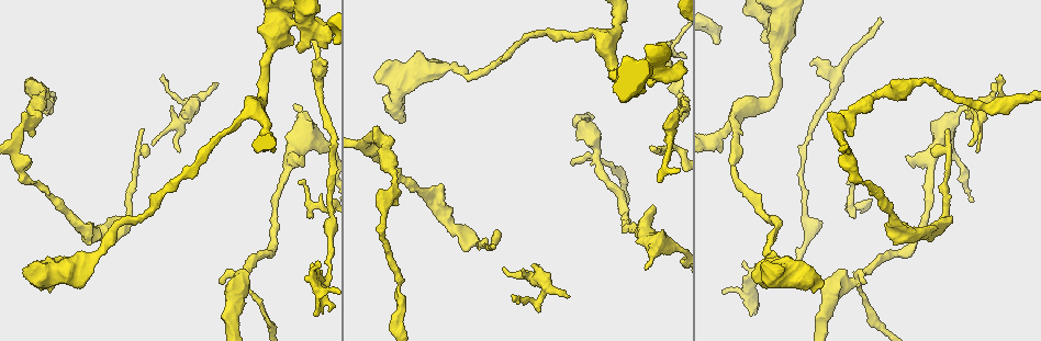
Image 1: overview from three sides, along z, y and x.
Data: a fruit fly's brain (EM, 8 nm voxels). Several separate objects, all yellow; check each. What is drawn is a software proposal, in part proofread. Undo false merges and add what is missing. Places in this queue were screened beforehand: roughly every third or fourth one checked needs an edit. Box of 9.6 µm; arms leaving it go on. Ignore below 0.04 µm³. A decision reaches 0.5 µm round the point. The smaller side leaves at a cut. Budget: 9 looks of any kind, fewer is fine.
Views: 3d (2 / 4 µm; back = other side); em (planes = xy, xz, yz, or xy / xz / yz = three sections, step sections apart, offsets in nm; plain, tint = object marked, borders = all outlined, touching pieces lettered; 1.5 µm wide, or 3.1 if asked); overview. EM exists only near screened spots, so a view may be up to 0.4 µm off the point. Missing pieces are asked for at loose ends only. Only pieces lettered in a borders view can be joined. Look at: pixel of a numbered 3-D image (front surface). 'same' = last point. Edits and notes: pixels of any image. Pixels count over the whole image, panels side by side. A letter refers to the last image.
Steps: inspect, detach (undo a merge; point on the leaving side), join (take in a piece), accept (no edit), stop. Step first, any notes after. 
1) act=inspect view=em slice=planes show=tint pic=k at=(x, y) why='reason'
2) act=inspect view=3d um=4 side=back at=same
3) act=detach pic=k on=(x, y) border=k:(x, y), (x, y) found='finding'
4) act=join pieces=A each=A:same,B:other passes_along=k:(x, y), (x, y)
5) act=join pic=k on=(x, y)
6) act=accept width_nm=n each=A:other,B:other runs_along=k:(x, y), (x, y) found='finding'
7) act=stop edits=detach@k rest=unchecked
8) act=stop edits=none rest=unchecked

act=inspect view=em slice=planes show=borders pic=1 at=(969, 146)

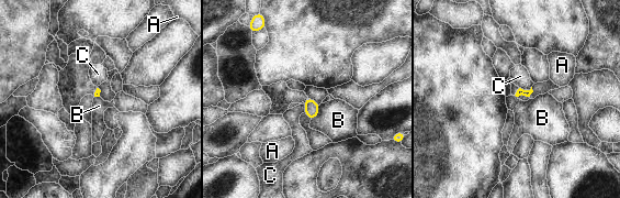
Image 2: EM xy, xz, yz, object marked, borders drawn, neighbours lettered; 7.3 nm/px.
act=accept each=A:other,B:other,C:other border=2:(320, 103), (318, 114), (311, 120) found='no lettered piece goes on from it'

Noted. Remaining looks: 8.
act=inspect view=3d um=2 pic=1 at=(661, 178) why='free end'

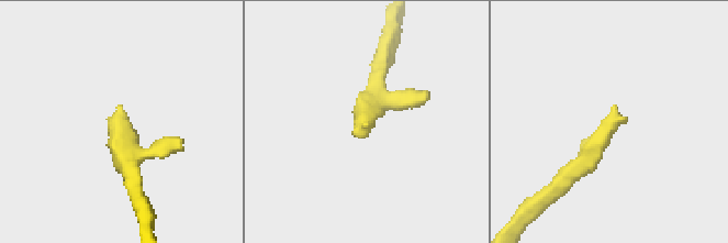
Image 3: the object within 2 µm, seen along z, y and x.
act=inspect view=em slice=planes show=borders pic=3 at=(122, 104) why='need the tissue'

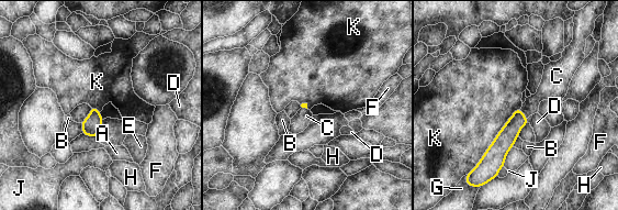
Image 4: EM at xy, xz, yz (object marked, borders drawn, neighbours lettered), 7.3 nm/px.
act=join pieces=C each=A:other,B:other,C:same,D:other,E:other,F:other,G:other,H:other,J:other,K:other passes_along=4:(504, 141), (523, 113), (548, 90) found='the neuron continues'

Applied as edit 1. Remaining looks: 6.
act=inspect view=overview

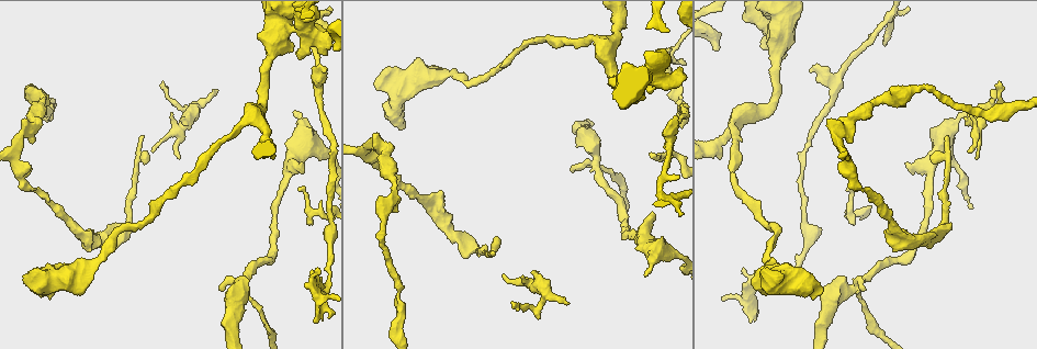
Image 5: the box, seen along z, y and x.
act=inspect view=em slice=planes show=borders pic=5 at=(293, 113) why='an open end'

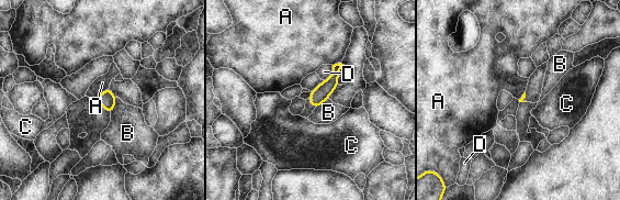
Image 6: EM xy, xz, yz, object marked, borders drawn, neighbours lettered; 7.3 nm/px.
act=accept longest_contact=B:140nm each=A:other,B:other,C:other,D:other runs_along=6:(338, 66), (333, 81), (315, 103) found='no lettered piece goes on from it'

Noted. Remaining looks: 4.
act=inspect view=em slice=planes show=borders pic=5 at=(596, 162) why='sharp bend'

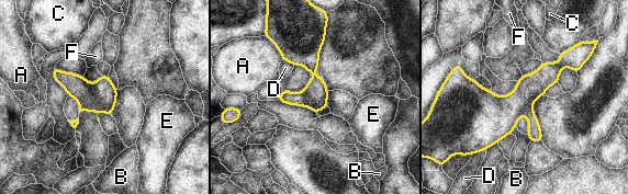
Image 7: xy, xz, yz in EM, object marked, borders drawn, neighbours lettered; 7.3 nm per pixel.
act=detach pic=7 on=(77, 87) width_nm=190 each=A:other,B:other,C:other,D:other,E:other,F:other border=7:(90, 83), (90, 89), (100, 111) found='a second neuron is stuck on'

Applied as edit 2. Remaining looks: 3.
act=stop edits=join@4,detach@7 rest=unchecked

